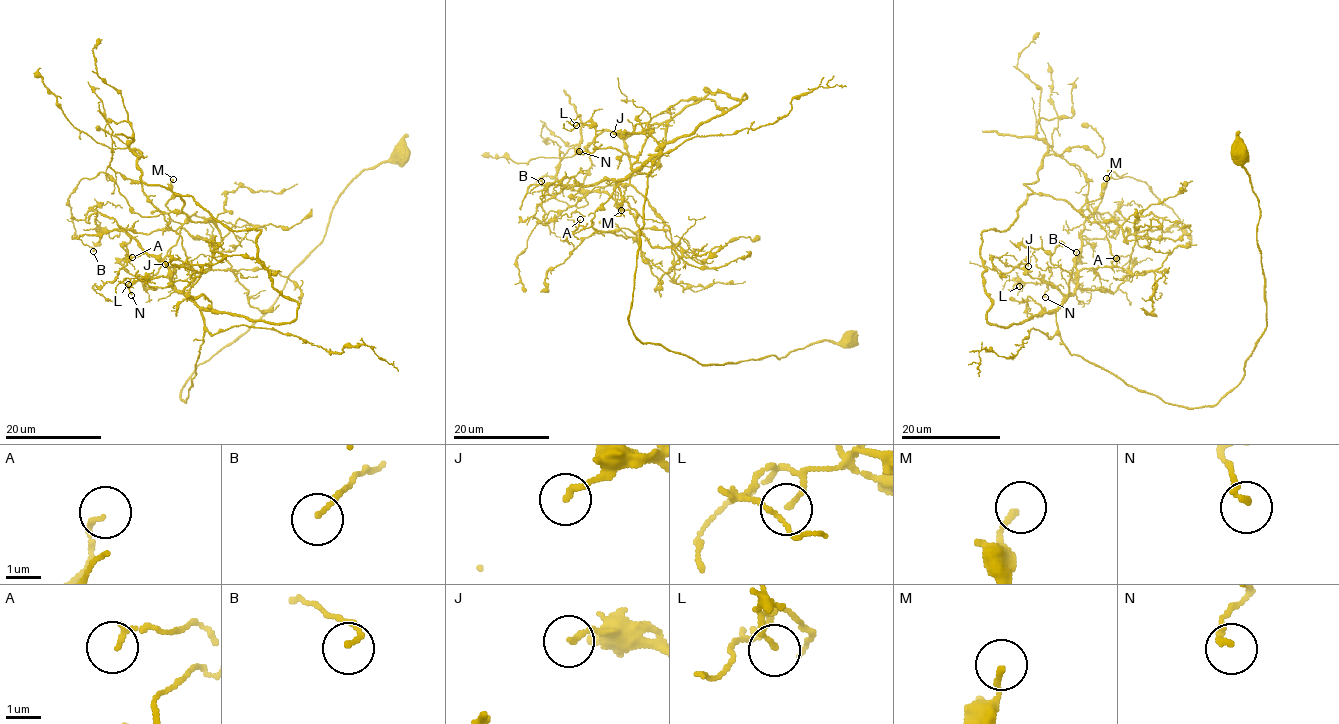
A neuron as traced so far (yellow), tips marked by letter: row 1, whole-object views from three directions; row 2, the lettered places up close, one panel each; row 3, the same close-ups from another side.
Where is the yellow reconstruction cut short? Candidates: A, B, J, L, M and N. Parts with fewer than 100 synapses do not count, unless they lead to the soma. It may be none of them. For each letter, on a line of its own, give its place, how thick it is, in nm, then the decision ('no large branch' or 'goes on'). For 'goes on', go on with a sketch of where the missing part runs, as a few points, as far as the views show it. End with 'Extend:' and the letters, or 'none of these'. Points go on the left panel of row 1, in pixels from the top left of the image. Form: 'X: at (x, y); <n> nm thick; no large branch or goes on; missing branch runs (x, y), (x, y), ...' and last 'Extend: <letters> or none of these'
A: at (132, 257); 120 nm thick; no large branch
B: at (93, 251); 130 nm thick; no large branch
J: at (165, 264); 160 nm thick; no large branch
L: at (128, 284); 130 nm thick; no large branch
M: at (173, 179); 150 nm thick; no large branch
N: at (131, 295); 170 nm thick; no large branch
Extend: none of these

